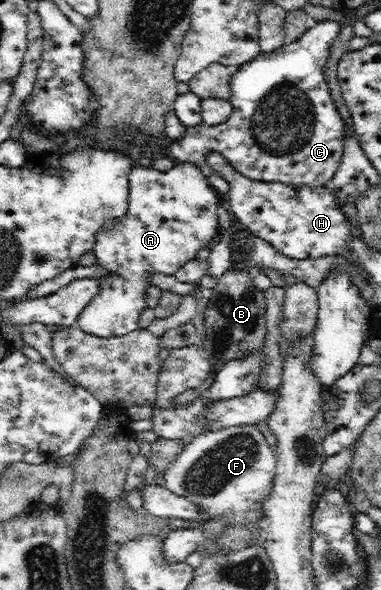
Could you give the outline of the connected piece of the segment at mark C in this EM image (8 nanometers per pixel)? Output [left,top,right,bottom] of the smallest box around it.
[165,19,347,188]

